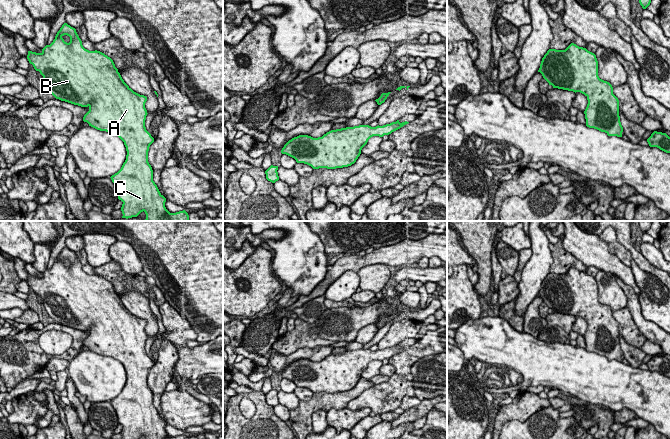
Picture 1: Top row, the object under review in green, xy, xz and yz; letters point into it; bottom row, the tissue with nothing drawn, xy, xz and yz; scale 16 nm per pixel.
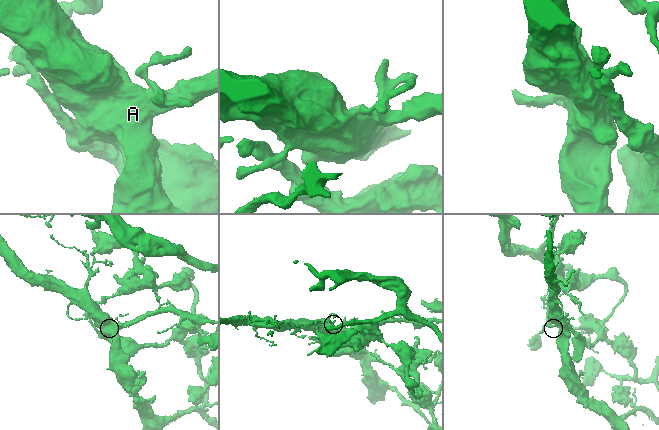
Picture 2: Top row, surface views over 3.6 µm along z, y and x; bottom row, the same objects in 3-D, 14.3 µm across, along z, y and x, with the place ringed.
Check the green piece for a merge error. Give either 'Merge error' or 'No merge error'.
No merge error

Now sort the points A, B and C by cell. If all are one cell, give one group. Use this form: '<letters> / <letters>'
A B C

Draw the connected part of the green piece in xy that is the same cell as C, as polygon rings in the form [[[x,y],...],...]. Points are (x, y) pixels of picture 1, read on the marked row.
[[[67,23],[62,25],[53,42],[46,45],[41,53],[28,51],[27,59],[43,76],[46,88],[56,99],[88,107],[84,122],[97,130],[110,132],[124,142],[126,160],[121,169],[110,177],[118,199],[123,202],[122,218],[137,217],[144,211],[145,221],[189,221],[185,210],[170,213],[165,207],[166,198],[153,181],[153,170],[148,162],[148,151],[154,138],[145,127],[147,97],[134,92],[124,82],[113,60],[100,51],[85,49],[76,29]]]

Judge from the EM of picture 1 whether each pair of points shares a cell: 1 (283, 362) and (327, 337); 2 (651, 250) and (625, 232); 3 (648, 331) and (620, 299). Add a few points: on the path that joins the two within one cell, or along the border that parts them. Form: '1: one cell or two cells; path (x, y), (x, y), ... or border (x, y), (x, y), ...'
1: two cells; border (329, 344), (311, 348), (300, 347), (286, 356)
2: two cells; border (640, 252), (658, 268)
3: two cells; border (617, 284), (626, 297), (627, 306)

